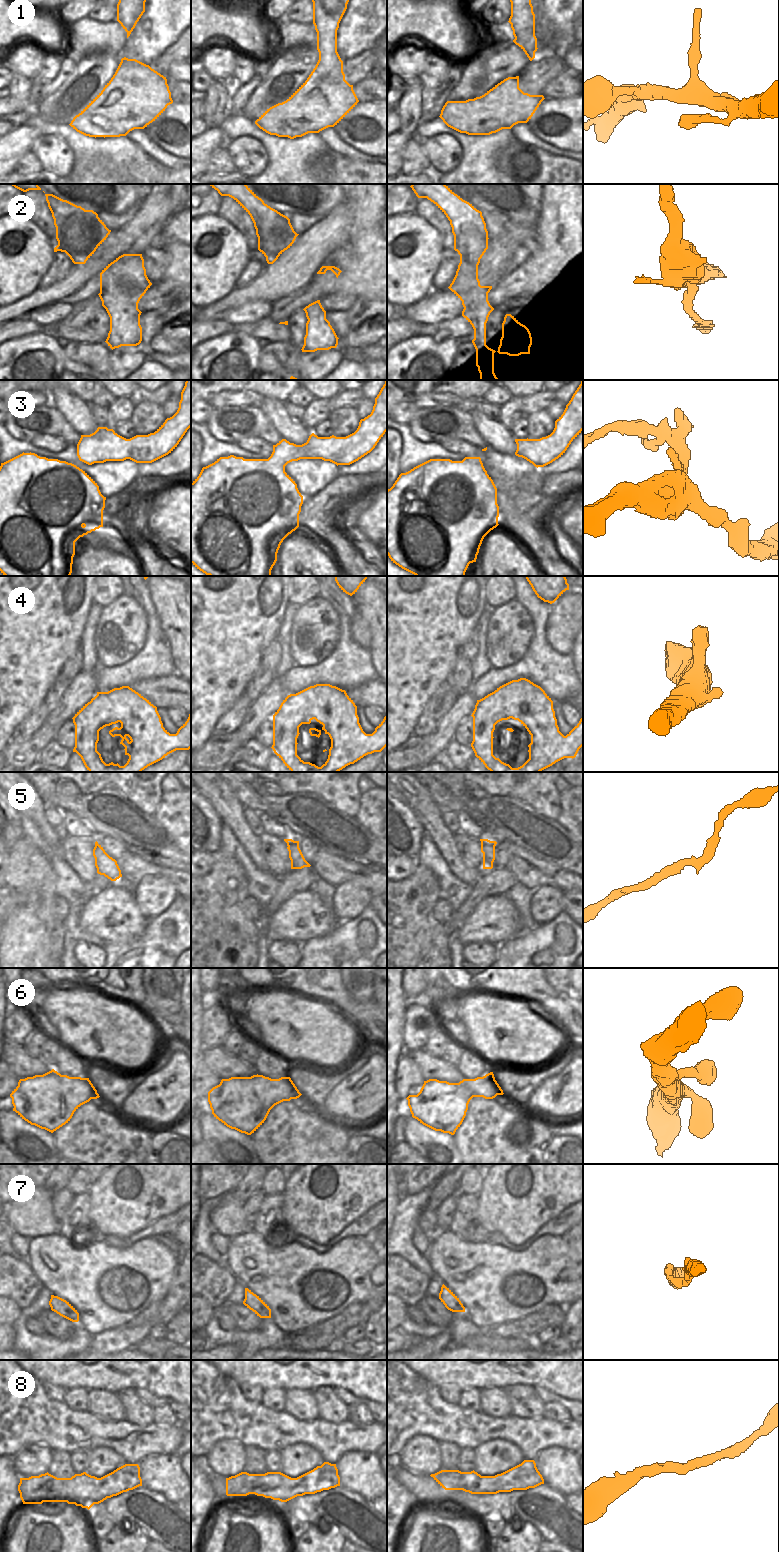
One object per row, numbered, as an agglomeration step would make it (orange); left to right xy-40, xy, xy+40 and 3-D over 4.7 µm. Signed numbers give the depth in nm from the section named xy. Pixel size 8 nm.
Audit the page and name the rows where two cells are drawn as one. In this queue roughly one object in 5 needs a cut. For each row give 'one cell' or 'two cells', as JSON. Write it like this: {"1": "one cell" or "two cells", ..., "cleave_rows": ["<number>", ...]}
{"1": "one cell", "2": "two cells", "3": "one cell", "4": "one cell", "5": "one cell", "6": "one cell", "7": "one cell", "8": "one cell", "cleave_rows": ["2"]}

